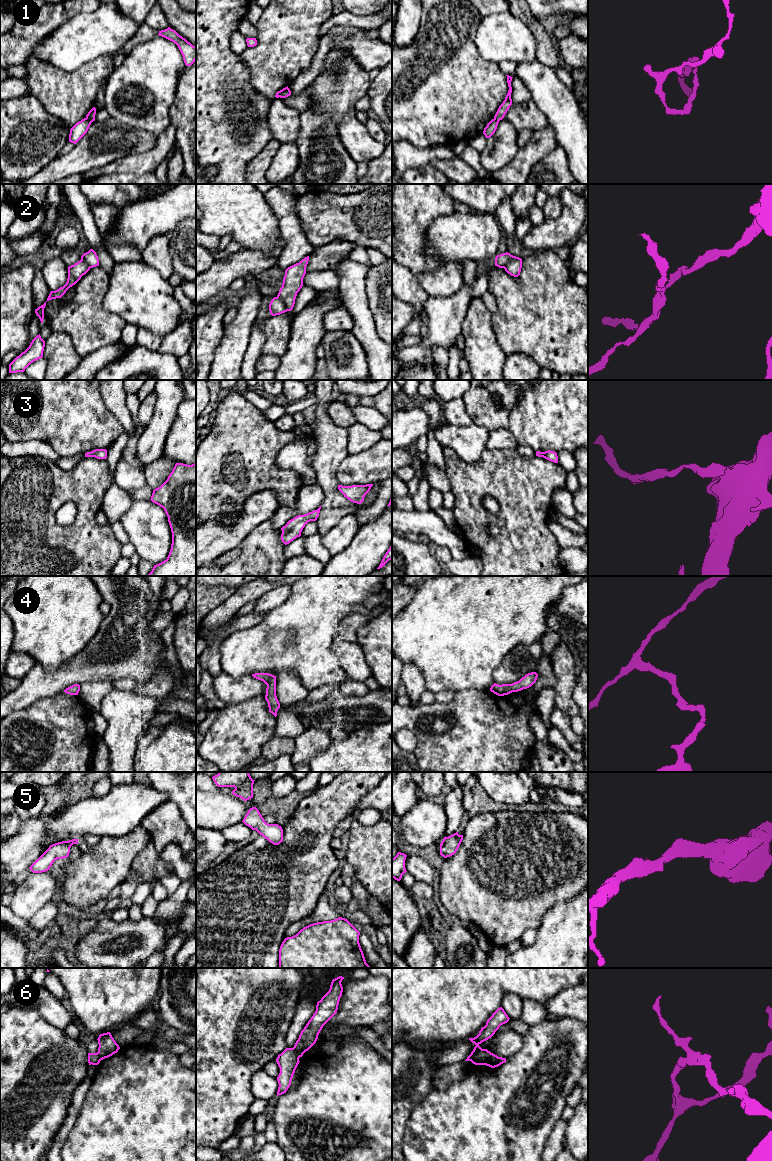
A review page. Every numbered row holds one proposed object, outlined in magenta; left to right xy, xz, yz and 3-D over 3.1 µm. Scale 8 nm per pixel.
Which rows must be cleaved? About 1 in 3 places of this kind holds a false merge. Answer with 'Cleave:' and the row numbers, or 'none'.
Cleave: 1, 2, 6

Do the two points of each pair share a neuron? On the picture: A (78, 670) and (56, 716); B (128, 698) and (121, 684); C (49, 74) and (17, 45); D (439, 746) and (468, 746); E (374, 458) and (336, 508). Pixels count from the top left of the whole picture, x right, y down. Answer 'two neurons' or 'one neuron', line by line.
A: two neurons
B: two neurons
C: two neurons
D: one neuron
E: two neurons

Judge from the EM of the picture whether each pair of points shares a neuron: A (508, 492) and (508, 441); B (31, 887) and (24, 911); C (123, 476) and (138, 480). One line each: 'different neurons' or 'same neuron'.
A: different neurons
B: same neuron
C: same neuron

